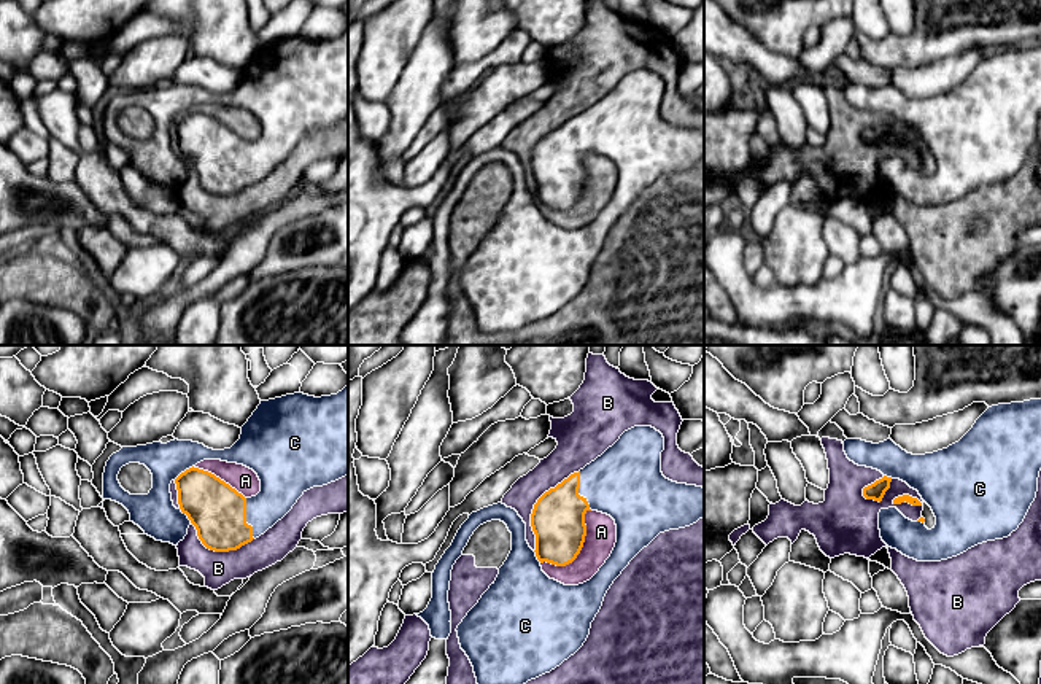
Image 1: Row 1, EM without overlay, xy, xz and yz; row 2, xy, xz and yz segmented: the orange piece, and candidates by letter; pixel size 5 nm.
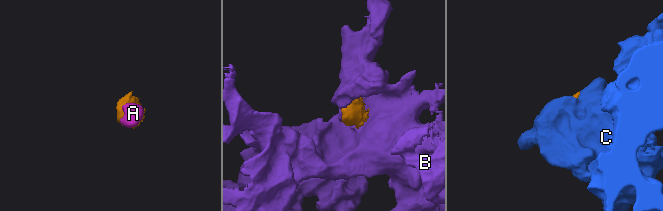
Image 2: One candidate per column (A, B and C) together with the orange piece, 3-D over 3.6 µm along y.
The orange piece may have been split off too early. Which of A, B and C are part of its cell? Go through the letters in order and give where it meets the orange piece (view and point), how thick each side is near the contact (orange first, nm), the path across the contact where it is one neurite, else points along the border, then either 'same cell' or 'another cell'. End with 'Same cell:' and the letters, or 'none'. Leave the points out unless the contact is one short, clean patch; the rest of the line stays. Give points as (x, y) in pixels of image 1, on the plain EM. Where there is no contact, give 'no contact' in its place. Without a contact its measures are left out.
A: meets orange in xz at (580, 193); 280 nm thick on the orange side, 160 nm on the other; another cell
B: meets orange in xz at (534, 148); 280 nm thick on the orange side, 150 nm on the other; another cell
C: meets orange in xy at (245, 163); 280 nm thick on the orange side, 220 nm on the other; same cell
Same cell: C

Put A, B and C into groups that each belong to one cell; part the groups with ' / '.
A B / C

